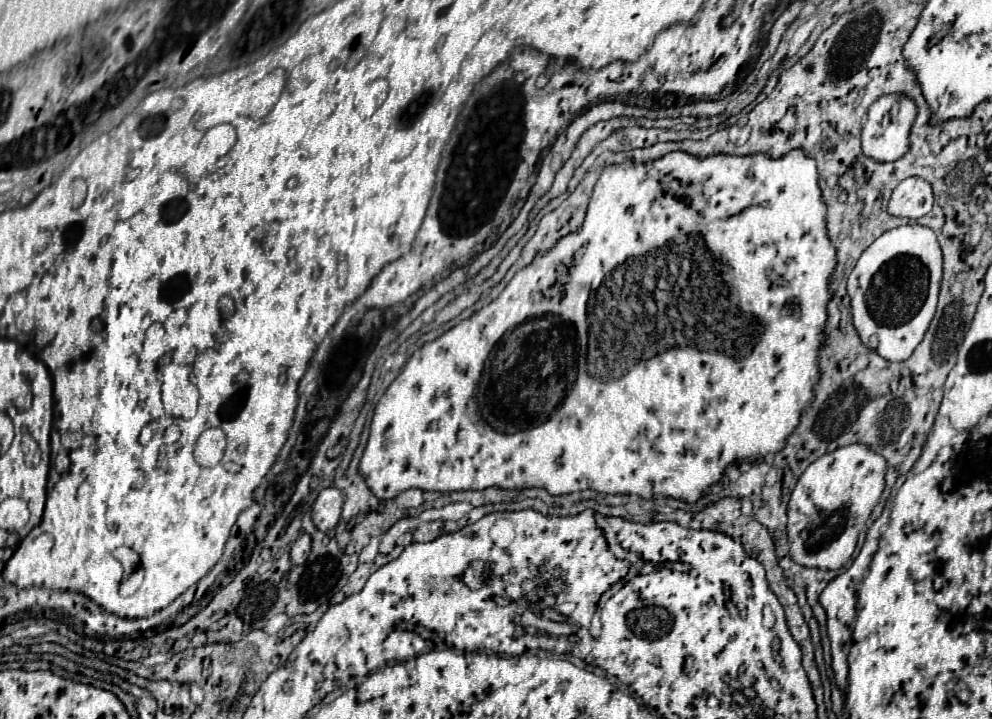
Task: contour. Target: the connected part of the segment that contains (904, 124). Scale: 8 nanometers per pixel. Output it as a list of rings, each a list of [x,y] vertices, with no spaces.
[[[884,94],[870,108],[866,124],[862,130],[862,152],[876,162],[894,162],[906,154],[910,148],[910,126],[918,116],[918,106],[910,96],[904,94]]]

